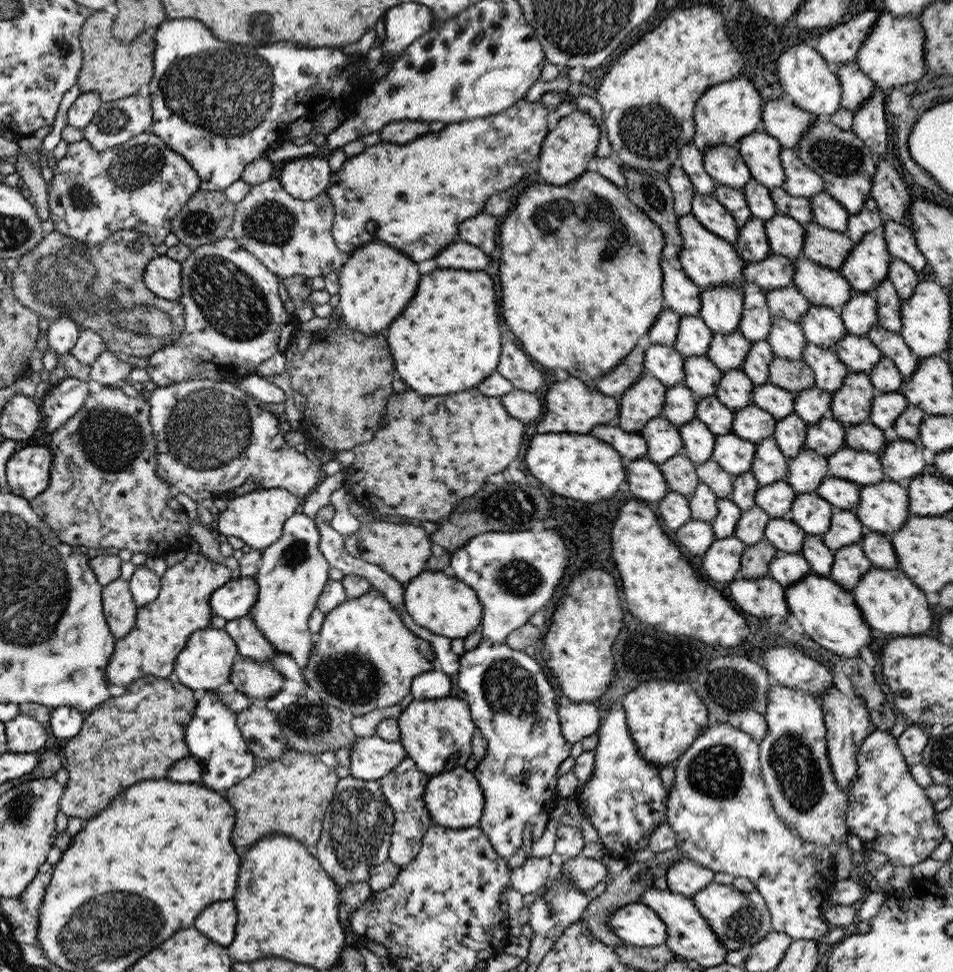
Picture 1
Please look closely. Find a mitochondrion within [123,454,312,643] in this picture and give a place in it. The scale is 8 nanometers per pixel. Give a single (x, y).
(295, 555)

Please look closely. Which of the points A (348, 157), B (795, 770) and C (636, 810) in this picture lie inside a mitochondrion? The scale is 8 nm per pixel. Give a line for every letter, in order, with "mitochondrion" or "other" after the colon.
A: other
B: mitochondrion
C: other

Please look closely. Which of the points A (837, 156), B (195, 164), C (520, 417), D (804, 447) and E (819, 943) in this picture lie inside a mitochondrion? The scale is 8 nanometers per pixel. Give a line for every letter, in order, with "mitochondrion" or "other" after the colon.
A: mitochondrion
B: other
C: other
D: other
E: other

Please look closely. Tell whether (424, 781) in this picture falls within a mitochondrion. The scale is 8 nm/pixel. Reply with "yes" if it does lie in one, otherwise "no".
no

